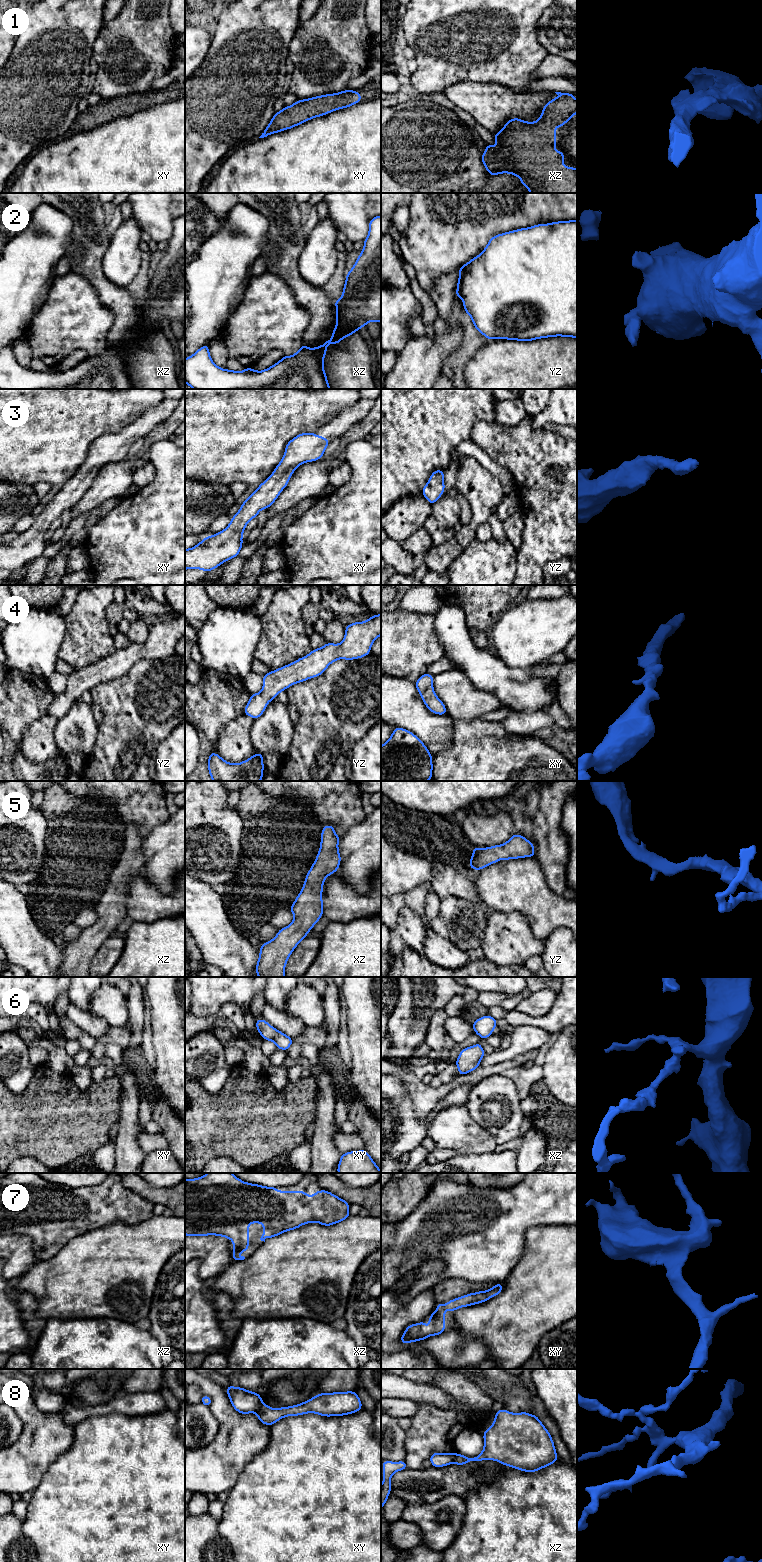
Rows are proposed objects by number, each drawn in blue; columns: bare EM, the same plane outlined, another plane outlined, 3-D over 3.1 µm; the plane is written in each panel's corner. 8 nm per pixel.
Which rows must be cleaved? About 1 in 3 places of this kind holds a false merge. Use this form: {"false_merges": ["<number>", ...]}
{"false_merges": ["2", "8"]}

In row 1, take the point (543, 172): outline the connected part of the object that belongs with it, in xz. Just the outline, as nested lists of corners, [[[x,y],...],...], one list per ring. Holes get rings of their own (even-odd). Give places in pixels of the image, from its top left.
[[[555,92],[556,98],[550,100],[542,109],[542,114],[536,122],[526,122],[519,118],[512,118],[507,121],[499,133],[494,133],[496,146],[486,144],[485,152],[481,155],[486,171],[493,177],[497,174],[509,173],[520,178],[530,193],[577,193],[577,168],[565,167],[562,163],[565,157],[562,151],[555,151],[556,130],[555,127],[562,127],[570,121],[577,113],[577,100],[571,93]]]

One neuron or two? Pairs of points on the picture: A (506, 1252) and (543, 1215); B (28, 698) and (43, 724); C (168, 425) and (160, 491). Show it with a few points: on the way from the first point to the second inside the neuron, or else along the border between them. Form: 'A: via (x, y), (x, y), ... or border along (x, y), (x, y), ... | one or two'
A: via (507, 1240), (531, 1216) | one
B: border along (47, 714), (33, 721), (22, 734) | two
C: border along (166, 437), (155, 441), (151, 445) | two

